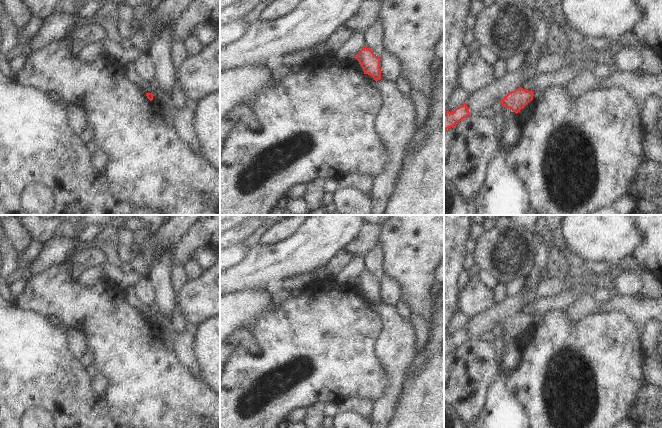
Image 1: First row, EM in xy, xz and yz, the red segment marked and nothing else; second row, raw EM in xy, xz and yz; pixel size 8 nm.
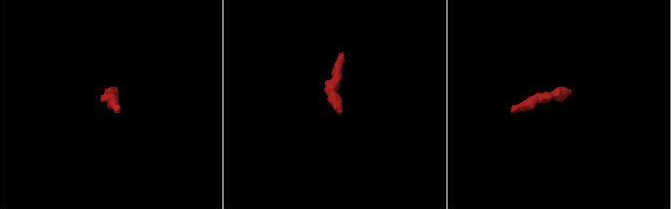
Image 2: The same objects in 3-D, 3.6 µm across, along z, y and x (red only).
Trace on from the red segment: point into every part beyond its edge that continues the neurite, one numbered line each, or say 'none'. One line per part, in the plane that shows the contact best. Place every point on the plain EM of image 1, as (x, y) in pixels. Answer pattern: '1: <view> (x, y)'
none

